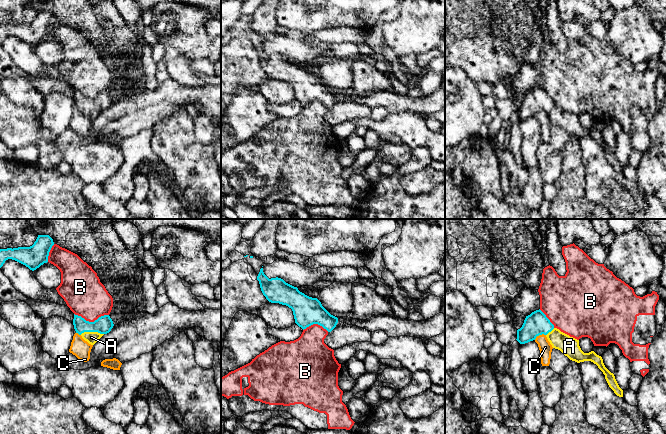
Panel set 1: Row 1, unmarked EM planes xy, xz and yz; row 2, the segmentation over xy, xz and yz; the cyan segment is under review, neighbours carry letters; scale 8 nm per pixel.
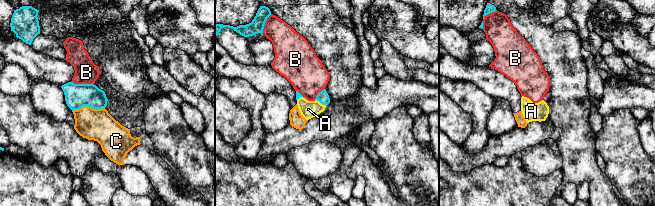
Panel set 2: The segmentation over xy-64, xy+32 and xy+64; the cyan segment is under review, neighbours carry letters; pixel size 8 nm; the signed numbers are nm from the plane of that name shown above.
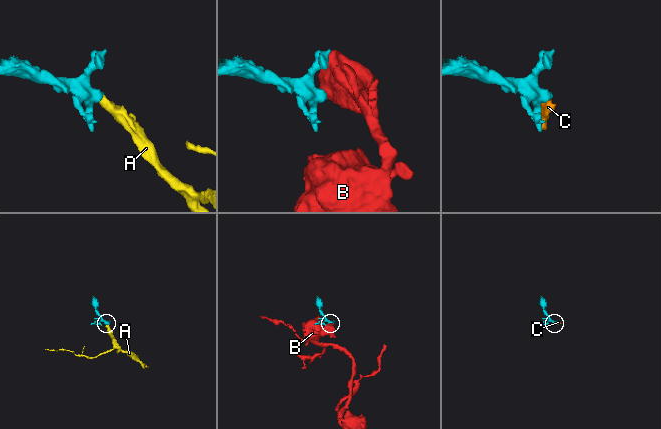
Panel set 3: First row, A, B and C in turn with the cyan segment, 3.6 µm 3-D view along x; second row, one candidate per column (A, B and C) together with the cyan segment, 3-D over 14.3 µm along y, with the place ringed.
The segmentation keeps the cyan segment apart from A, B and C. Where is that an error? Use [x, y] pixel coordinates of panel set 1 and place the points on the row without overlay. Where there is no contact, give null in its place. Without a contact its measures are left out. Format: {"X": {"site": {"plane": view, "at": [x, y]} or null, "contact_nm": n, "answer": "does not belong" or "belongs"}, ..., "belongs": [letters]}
{"A": {"site": {"plane": "xy", "at": [91, 107]}, "contact_nm": 190, "answer": "belongs"}, "B": {"site": {"plane": "xy", "at": [91, 98]}, "contact_nm": 280, "answer": "does not belong"}, "C": {"site": {"plane": "yz", "at": [539, 110]}, "contact_nm": 100, "answer": "does not belong"}, "belongs": ["A"]}

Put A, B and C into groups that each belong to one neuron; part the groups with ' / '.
A / B / C

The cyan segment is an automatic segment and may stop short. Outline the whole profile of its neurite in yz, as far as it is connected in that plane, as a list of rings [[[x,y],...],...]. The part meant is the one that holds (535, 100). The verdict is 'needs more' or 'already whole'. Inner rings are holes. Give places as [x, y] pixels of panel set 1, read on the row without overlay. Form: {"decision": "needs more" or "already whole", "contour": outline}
{"decision": "needs more", "contour": [[[540,85],[526,92],[522,103],[517,106],[516,116],[520,120],[525,120],[542,110],[547,113],[553,124],[560,126],[570,136],[577,139],[591,137],[596,140],[605,151],[609,163],[617,172],[623,173],[623,166],[619,163],[614,150],[605,143],[602,133],[594,127],[584,129],[579,122],[579,116],[555,104]]]}

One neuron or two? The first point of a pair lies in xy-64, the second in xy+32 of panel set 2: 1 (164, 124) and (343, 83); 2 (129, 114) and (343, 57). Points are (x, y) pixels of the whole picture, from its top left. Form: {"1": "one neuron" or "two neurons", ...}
{"1": "two neurons", "2": "two neurons"}

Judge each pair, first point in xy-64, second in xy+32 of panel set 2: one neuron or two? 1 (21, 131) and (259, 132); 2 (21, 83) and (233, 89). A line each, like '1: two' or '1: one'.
1: two
2: one

